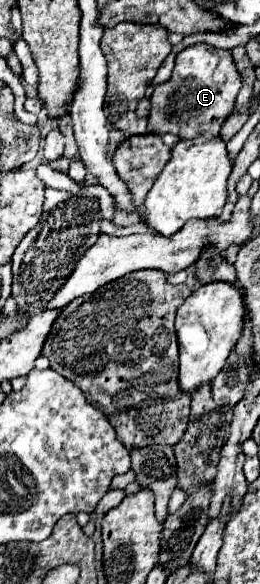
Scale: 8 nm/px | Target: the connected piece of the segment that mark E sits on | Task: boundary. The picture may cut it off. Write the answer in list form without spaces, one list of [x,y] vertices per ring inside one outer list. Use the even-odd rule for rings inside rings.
[[[206,43],[190,45],[176,55],[170,81],[158,85],[150,97],[152,109],[148,115],[148,131],[174,133],[180,139],[198,137],[202,133],[218,135],[222,123],[232,113],[240,87],[242,75],[228,49],[216,49]]]

